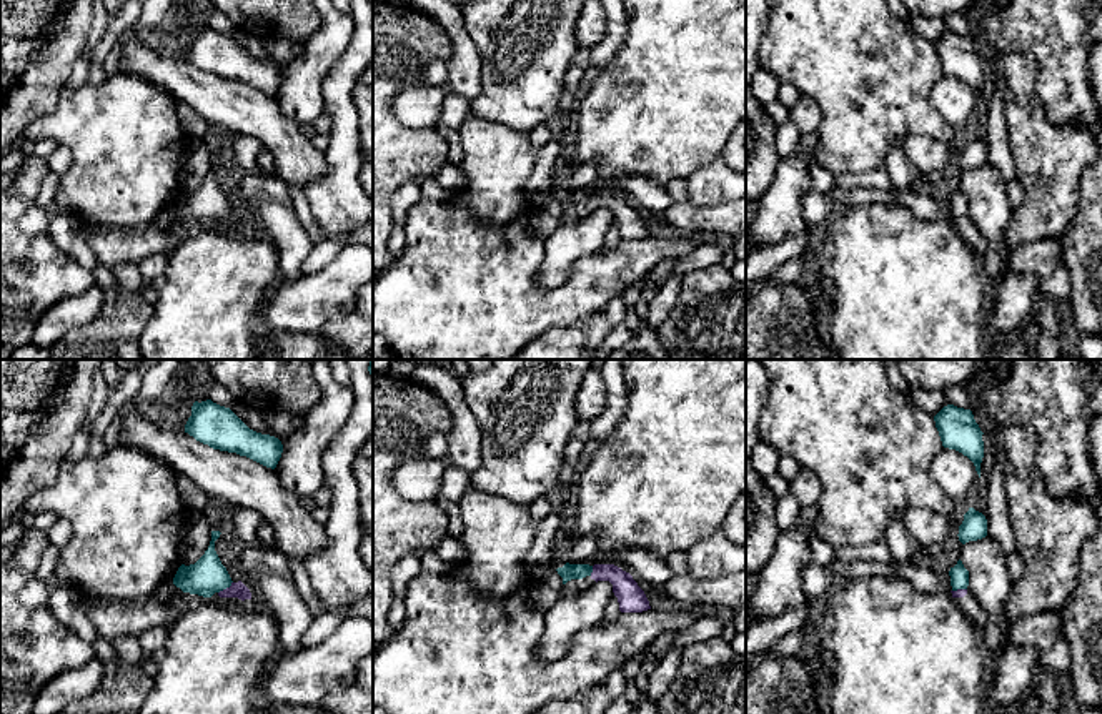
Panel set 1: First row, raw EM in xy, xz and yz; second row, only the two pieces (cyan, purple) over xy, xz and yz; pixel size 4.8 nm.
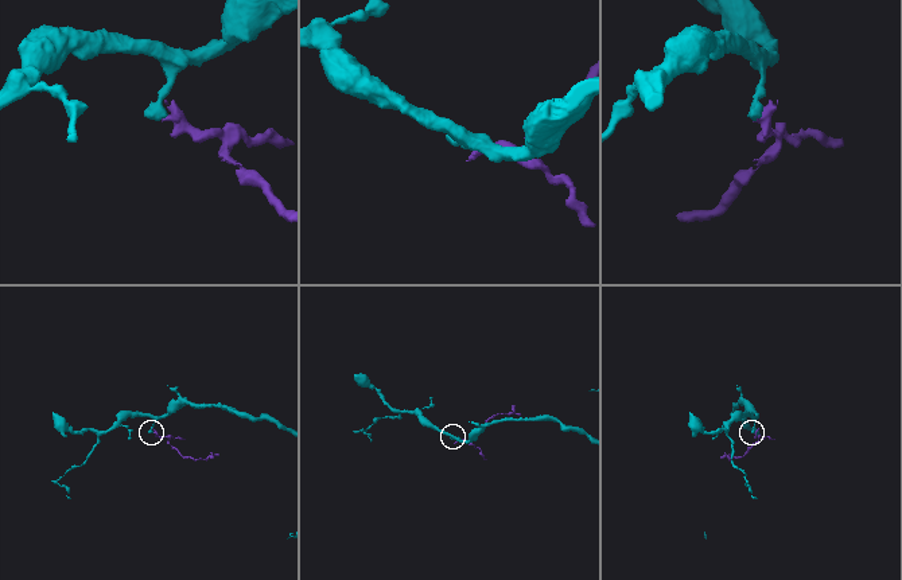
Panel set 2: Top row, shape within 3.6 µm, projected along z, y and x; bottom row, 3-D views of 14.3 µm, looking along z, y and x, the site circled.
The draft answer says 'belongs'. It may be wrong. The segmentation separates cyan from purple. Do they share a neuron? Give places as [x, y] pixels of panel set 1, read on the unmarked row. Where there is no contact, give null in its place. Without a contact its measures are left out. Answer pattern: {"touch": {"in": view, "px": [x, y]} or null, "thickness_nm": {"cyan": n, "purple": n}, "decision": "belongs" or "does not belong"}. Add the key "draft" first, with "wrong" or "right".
{"draft": "wrong", "touch": {"in": "xy", "px": [225, 215]}, "thickness_nm": {"cyan": 180, "purple": 80}, "decision": "does not belong"}

